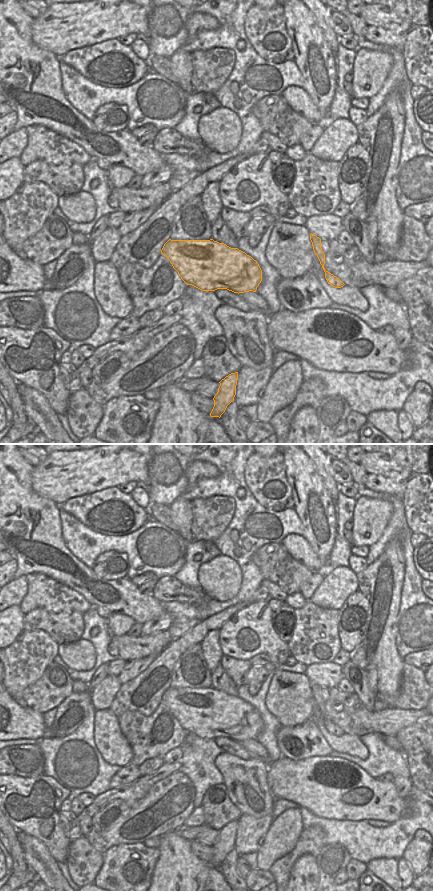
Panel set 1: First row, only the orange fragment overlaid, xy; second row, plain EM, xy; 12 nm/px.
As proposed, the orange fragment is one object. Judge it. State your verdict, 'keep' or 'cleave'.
keep

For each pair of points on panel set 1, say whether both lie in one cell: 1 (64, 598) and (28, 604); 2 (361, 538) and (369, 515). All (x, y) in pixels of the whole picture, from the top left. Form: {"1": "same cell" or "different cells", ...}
{"1": "same cell", "2": "same cell"}

